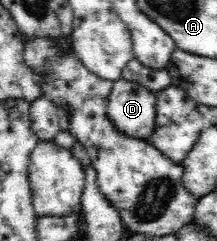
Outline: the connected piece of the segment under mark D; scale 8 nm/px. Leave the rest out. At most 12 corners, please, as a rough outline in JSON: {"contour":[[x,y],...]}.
{"contour":[[113,82],[107,116],[117,131],[151,143],[156,93]]}

